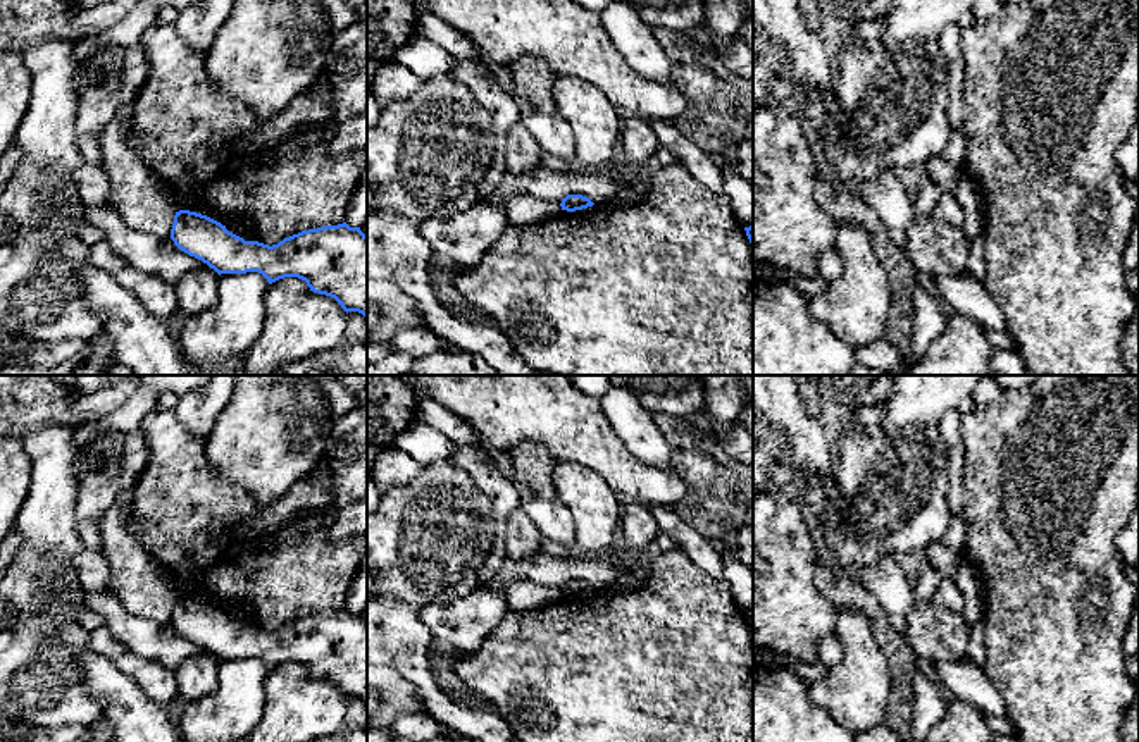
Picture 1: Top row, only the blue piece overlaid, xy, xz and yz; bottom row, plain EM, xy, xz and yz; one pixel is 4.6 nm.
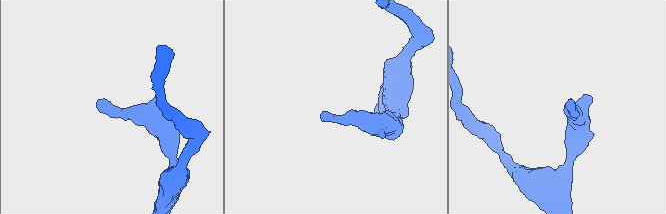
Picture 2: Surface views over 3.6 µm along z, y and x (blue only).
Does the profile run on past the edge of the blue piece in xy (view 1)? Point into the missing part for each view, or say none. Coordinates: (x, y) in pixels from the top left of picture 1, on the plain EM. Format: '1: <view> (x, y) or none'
1: none

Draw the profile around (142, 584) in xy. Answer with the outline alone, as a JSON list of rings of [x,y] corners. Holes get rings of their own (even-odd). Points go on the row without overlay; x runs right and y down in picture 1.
[[[124,489],[98,520],[100,551],[110,570],[110,589],[134,616],[171,623],[176,596],[164,566],[128,530],[133,489]]]

